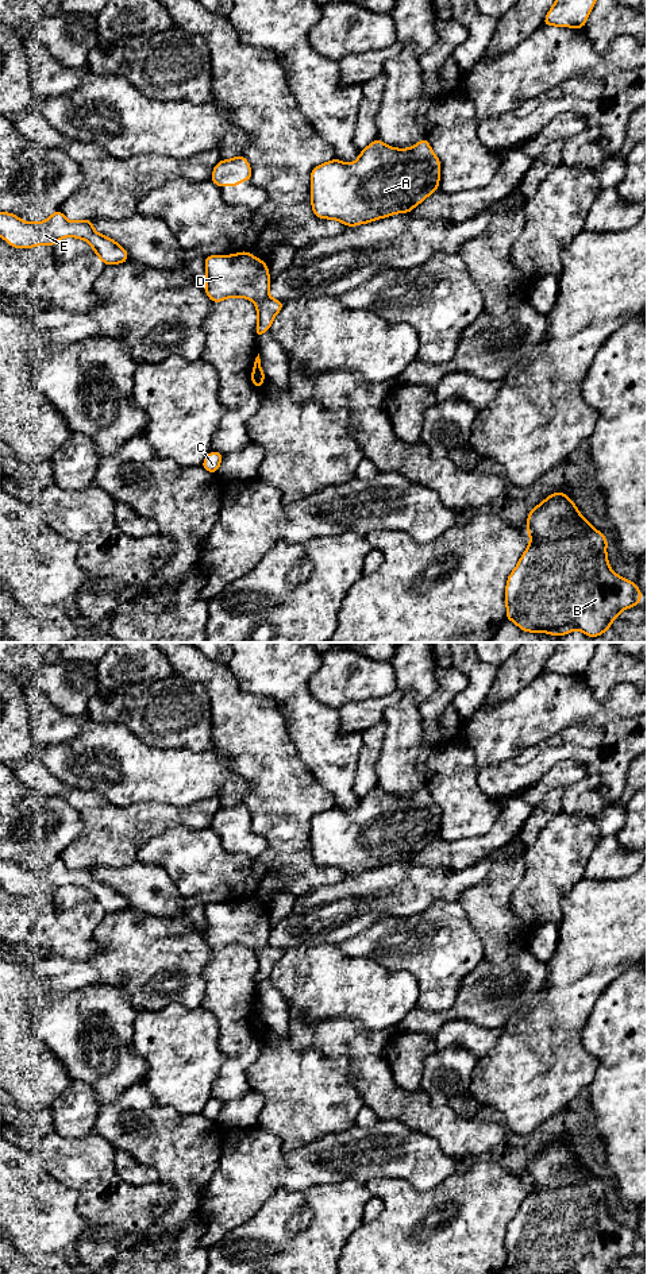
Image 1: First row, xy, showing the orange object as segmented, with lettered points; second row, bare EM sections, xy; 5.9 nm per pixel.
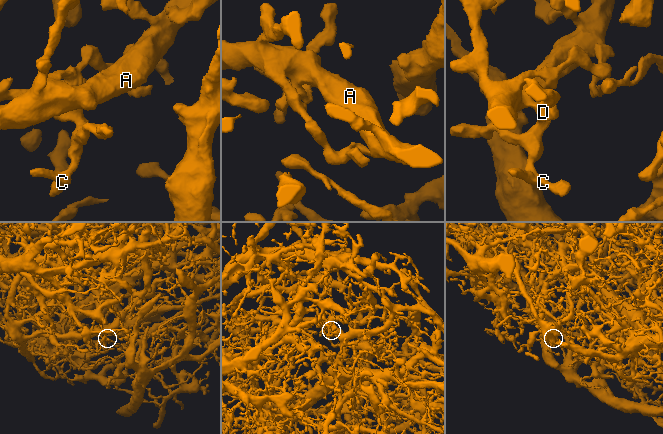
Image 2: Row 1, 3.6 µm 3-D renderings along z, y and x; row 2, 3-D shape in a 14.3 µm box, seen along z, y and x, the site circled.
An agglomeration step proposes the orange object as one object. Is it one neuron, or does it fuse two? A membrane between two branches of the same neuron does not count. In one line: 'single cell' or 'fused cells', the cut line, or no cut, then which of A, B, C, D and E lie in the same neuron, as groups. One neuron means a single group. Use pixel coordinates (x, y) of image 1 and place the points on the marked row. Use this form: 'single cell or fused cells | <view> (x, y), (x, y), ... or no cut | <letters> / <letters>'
single cell | no cut | A B C D E

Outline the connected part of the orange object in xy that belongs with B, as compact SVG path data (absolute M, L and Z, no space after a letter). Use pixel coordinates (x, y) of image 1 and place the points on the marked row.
M557 491L527 518L529 545L508 576L507 619L523 632L565 636L578 629L588 637L609 630L619 614L640 603L642 591L609 567L606 537L585 520L565 493Z

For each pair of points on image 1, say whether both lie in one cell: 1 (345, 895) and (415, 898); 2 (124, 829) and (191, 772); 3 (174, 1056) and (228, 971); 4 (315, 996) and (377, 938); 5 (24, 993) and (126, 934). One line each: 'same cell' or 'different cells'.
1: same cell
2: different cells
3: different cells
4: different cells
5: same cell

